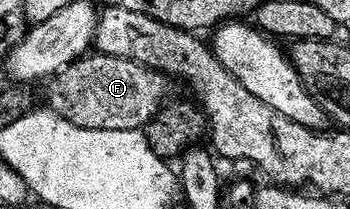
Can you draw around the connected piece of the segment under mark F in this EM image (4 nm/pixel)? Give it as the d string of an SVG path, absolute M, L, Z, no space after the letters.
M95 51L62 68L48 84L48 108L83 128L125 131L140 130L162 110L170 80L133 59L111 57Z

